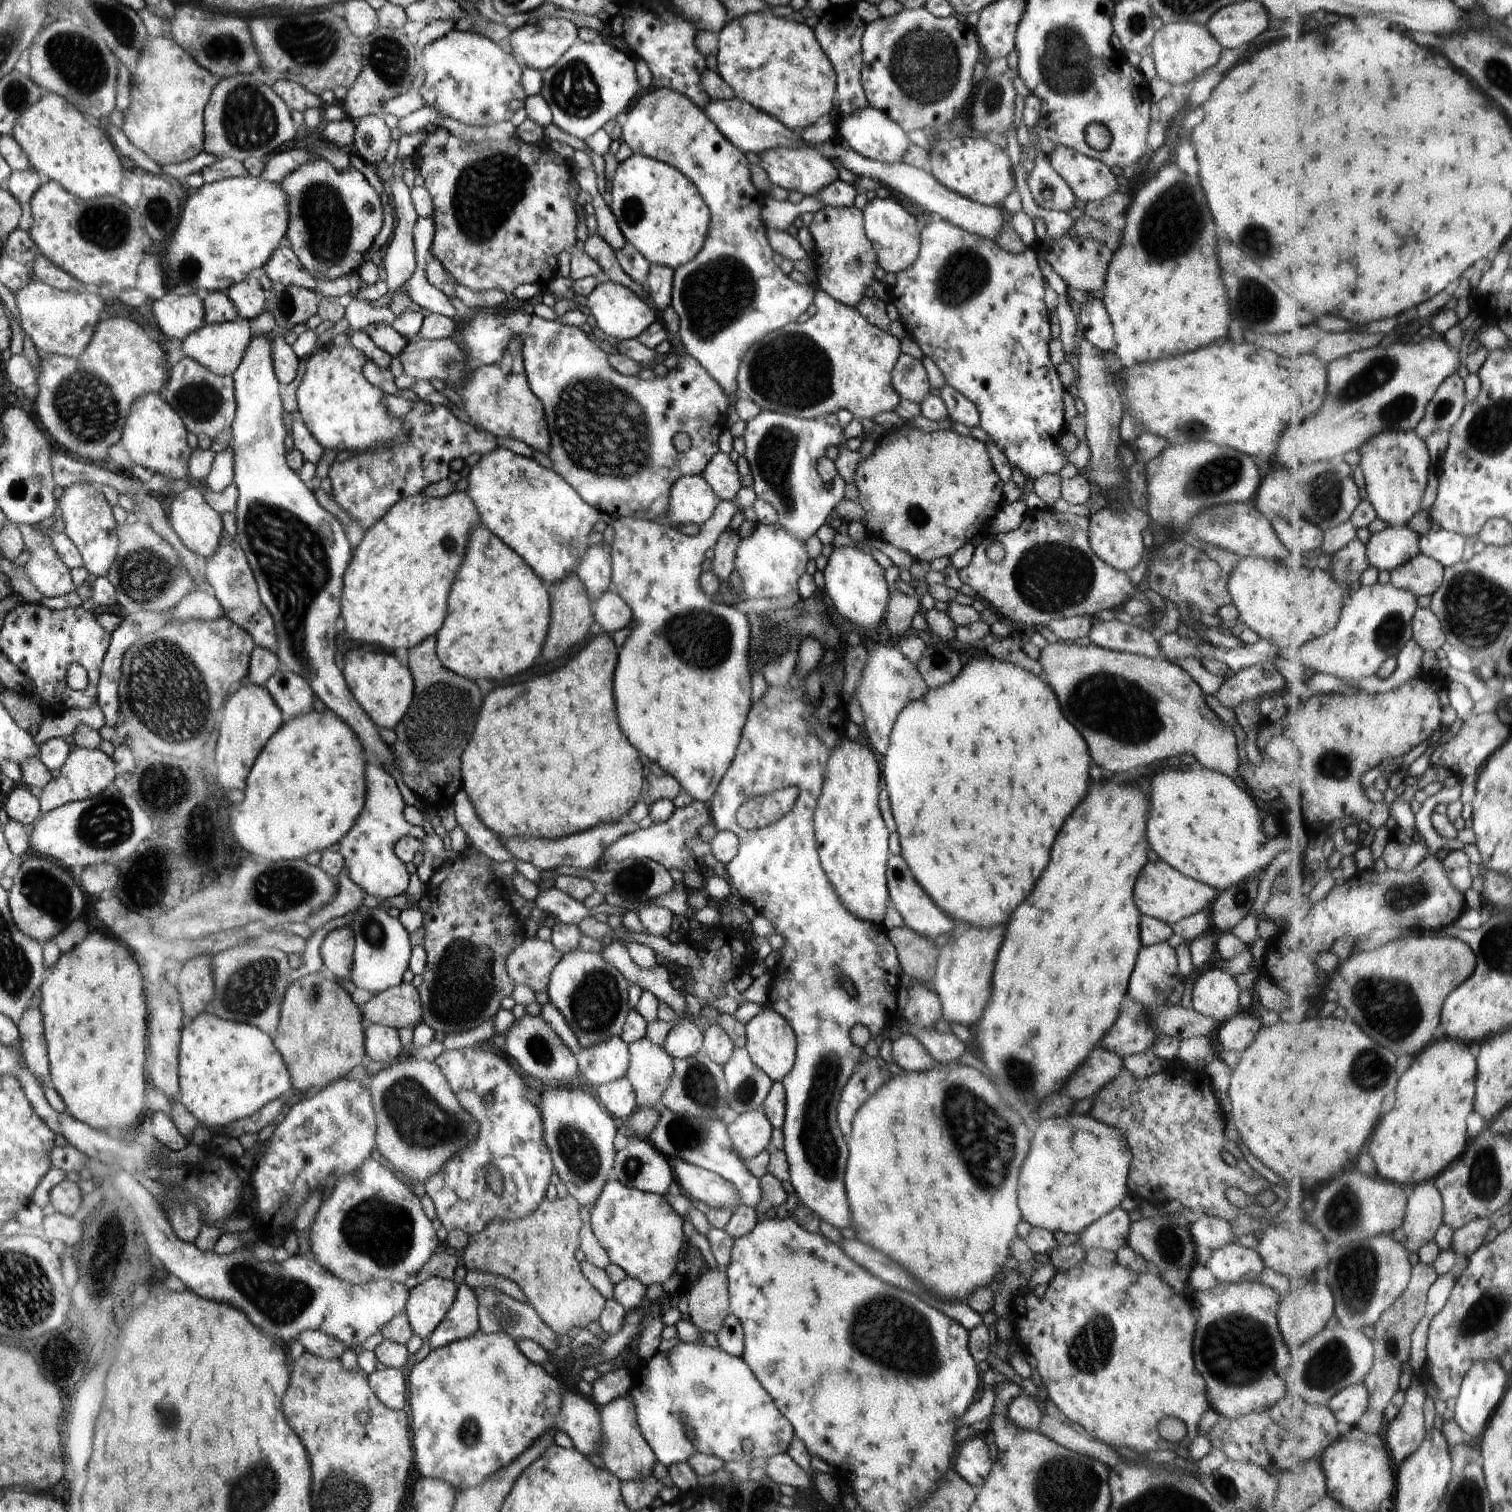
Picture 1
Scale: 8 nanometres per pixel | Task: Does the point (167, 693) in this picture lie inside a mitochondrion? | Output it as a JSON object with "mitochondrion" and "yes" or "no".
{"mitochondrion":"yes"}

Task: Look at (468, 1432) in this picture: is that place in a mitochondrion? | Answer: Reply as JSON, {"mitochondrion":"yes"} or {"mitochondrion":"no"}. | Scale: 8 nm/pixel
{"mitochondrion":"yes"}

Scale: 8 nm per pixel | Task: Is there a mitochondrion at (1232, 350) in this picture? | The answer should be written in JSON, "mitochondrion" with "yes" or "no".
{"mitochondrion":"no"}

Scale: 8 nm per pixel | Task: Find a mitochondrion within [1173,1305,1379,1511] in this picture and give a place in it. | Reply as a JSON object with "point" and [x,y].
{"point":[1234,1351]}

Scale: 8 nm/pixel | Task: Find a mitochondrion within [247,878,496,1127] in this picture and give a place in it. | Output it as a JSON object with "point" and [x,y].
{"point":[459,991]}

